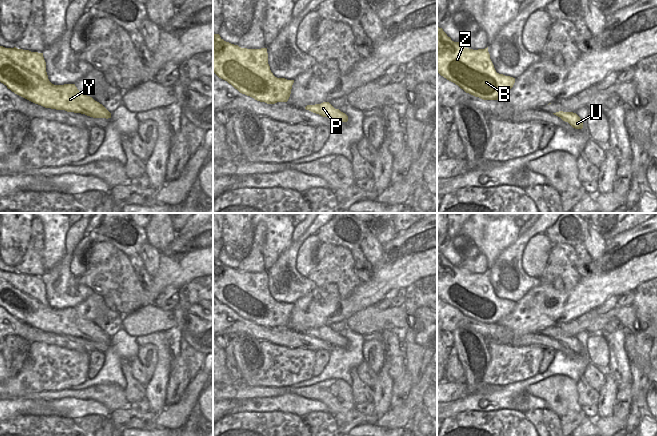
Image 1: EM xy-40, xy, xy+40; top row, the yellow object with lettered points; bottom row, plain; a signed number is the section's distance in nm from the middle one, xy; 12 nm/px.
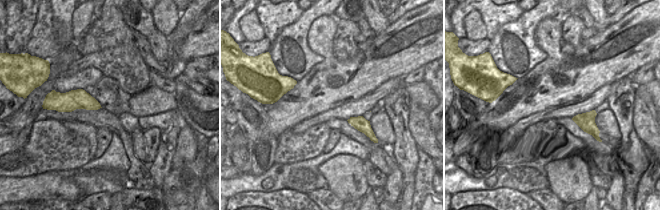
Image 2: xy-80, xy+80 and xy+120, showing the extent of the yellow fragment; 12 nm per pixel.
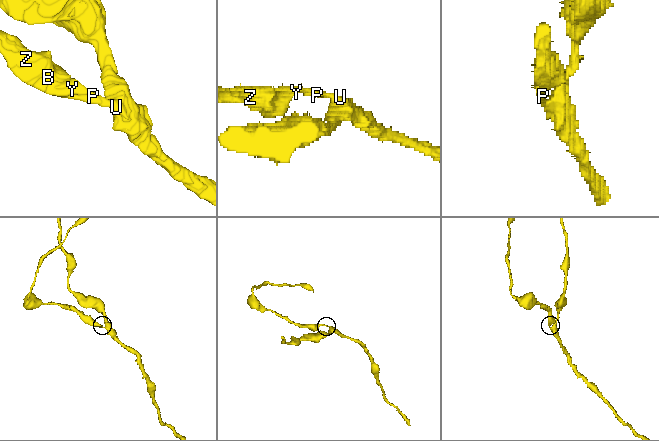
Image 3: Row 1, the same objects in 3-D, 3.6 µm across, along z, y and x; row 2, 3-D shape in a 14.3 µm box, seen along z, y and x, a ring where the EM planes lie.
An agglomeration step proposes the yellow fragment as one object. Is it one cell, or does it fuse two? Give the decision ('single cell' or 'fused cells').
fused cells

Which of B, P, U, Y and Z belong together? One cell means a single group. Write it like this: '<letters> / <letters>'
B P Y Z / U

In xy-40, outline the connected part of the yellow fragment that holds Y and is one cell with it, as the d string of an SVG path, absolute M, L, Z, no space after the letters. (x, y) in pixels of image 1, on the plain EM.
M0 270L0 306L15 318L45 332L111 342L102 328L81 317L75 308L52 308L43 277Z

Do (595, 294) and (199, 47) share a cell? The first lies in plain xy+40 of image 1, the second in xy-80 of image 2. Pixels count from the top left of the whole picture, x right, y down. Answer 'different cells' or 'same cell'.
same cell

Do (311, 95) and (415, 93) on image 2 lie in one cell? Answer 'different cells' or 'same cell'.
different cells

